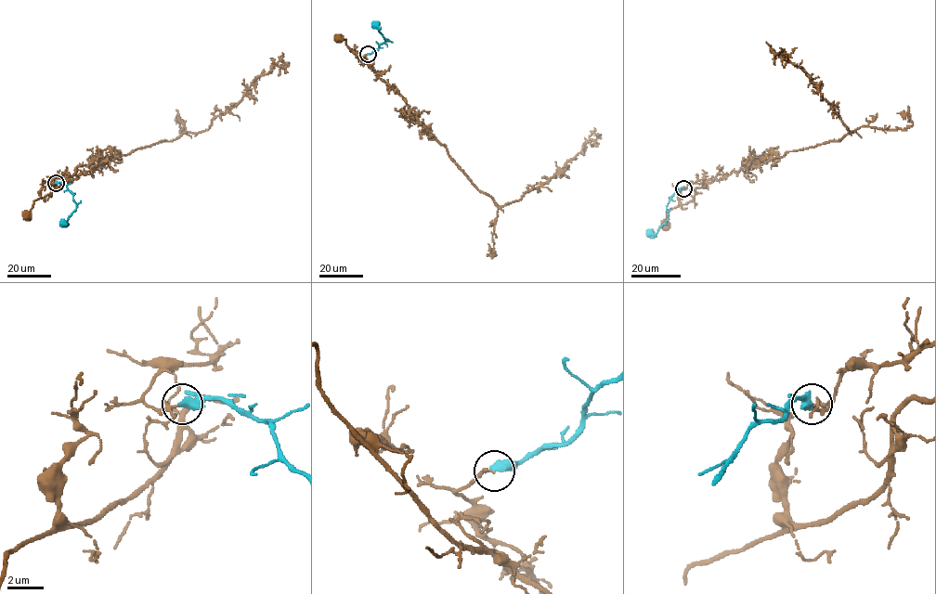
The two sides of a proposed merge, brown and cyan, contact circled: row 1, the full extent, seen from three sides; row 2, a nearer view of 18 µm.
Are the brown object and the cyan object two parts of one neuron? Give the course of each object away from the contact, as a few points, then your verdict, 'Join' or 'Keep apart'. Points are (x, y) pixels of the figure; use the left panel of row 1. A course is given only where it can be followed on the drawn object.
Course of brown: (56, 183), (50, 182), (53, 178), (52, 191), (35, 200), (27, 215). Course of cyan: (56, 183), (66, 185), (76, 204), (65, 225), (61, 220). Keep apart

